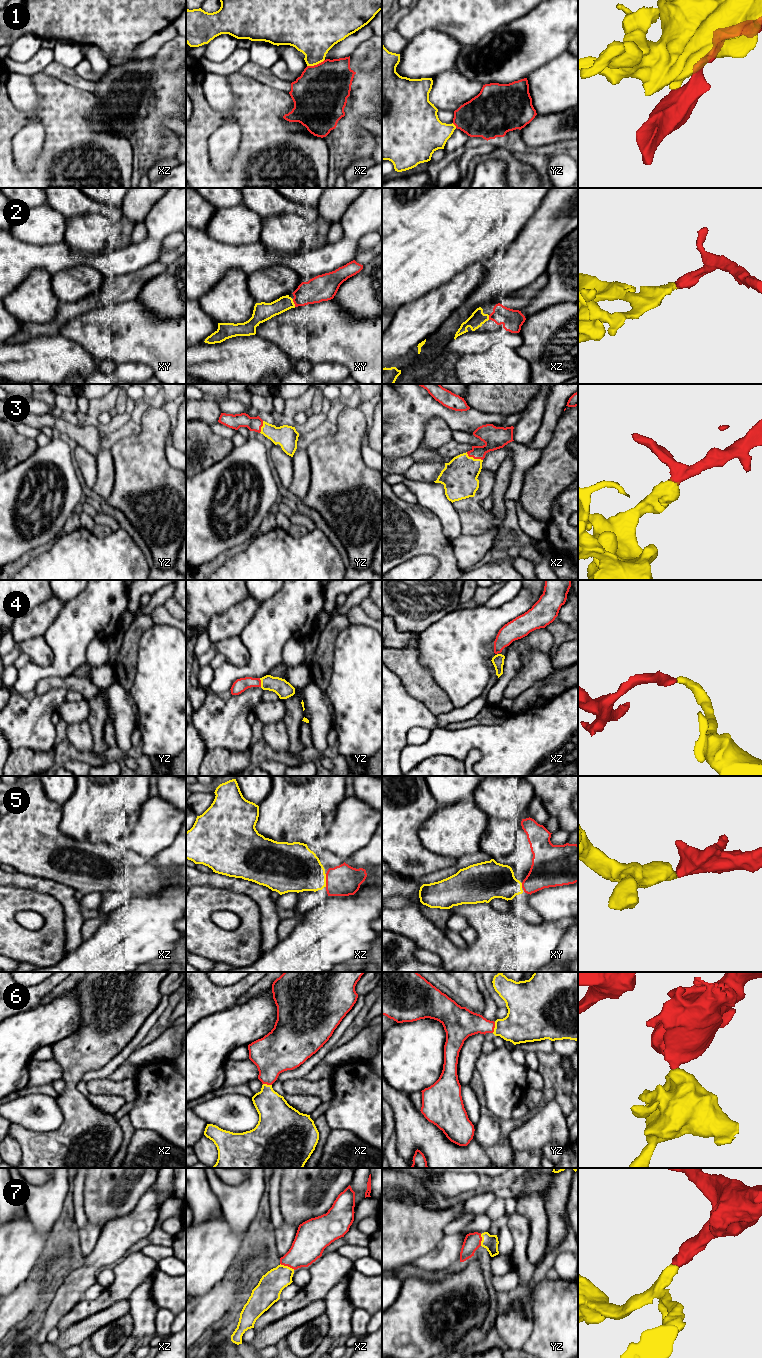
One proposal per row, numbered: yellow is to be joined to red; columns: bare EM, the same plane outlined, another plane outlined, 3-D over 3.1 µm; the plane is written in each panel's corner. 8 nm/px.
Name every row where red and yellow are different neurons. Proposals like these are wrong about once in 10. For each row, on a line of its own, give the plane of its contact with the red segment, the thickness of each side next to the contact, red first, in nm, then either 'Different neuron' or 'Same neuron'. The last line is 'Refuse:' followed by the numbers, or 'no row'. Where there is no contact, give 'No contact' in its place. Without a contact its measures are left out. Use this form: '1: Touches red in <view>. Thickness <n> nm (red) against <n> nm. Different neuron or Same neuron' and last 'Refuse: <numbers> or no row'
1: Touches red in xz. Thickness 440 nm (red) against 360 nm. Same neuron
2: Touches red in xy. Thickness 200 nm (red) against 140 nm. Same neuron
3: Touches red in xz. Thickness 180 nm (red) against 280 nm. Same neuron
4: Touches red in yz. Thickness 110 nm (red) against 140 nm. Same neuron
5: Touches red in xz. Thickness 260 nm (red) against 360 nm. Same neuron
6: Touches red in yz. Thickness 220 nm (red) against 300 nm. Same neuron
7: Touches red in xz. Thickness 260 nm (red) against 200 nm. Same neuron
Refuse: no row

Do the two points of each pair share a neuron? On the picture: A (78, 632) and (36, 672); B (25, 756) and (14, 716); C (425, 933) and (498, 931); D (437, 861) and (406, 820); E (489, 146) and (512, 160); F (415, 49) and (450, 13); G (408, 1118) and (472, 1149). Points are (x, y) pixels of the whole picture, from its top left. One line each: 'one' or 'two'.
A: one
B: two
C: one
D: one
E: two
F: two
G: one

